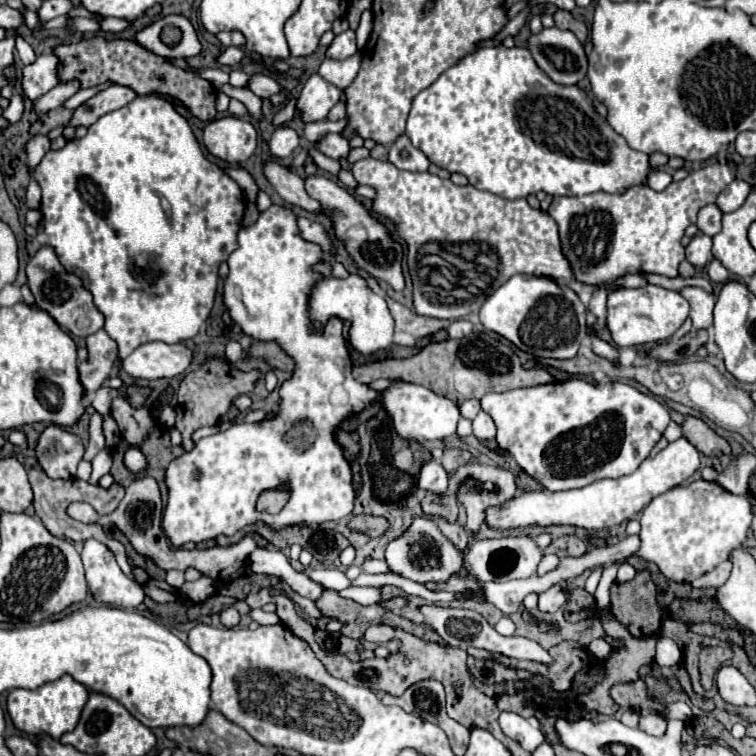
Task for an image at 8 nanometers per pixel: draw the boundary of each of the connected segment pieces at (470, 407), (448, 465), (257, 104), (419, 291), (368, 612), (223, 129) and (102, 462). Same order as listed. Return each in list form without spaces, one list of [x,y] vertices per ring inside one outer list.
[[[467,399],[465,403],[461,403],[461,415],[467,417],[467,419],[475,419],[475,415],[481,411],[481,405],[479,405],[479,399]]]
[[[445,447],[445,453],[443,453],[443,459],[441,459],[441,465],[445,467],[445,471],[453,473],[459,465],[463,465],[465,461],[471,461],[473,455],[467,451],[467,449],[459,449],[459,447]]]
[[[223,85],[221,91],[223,91],[225,95],[229,95],[229,97],[239,99],[239,101],[247,107],[249,115],[251,115],[255,121],[261,121],[261,119],[263,119],[263,111],[261,111],[263,99],[257,97],[251,89],[247,89],[247,87],[243,87],[243,89],[235,89],[235,87],[231,87],[231,85]]]
[[[373,157],[357,161],[353,167],[355,181],[375,189],[371,213],[393,225],[393,233],[407,243],[407,265],[413,281],[415,311],[435,319],[459,319],[469,313],[477,313],[485,299],[501,287],[511,275],[525,273],[537,277],[549,277],[555,281],[569,279],[571,267],[561,253],[557,223],[545,213],[529,207],[527,199],[503,199],[489,191],[479,191],[473,185],[459,187],[449,179],[441,179],[431,173],[401,171],[389,161]]]
[[[325,589],[321,593],[321,597],[315,601],[315,605],[323,617],[343,621],[345,627],[341,633],[347,637],[353,637],[353,639],[361,639],[367,627],[383,623],[383,625],[391,625],[391,627],[403,629],[407,633],[413,633],[425,641],[441,643],[441,637],[433,629],[425,631],[423,625],[407,621],[405,617],[395,615],[393,611],[385,611],[385,607],[363,607],[351,599],[339,597],[337,591],[331,591],[331,589]]]
[[[223,117],[223,119],[211,121],[205,127],[203,143],[211,155],[227,161],[229,165],[237,165],[237,163],[241,163],[253,155],[253,151],[257,147],[257,131],[249,121],[241,121],[239,117]]]
[[[105,449],[105,451],[99,451],[97,457],[93,459],[93,473],[91,473],[91,477],[89,477],[89,483],[97,485],[99,479],[101,479],[105,473],[109,473],[109,469],[111,469],[111,453],[109,453],[107,449]]]

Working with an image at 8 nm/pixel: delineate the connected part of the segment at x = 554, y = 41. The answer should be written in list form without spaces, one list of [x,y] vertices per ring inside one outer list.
[[[545,27],[529,35],[527,49],[531,51],[537,67],[549,75],[557,85],[577,85],[587,77],[587,55],[581,41],[571,33],[557,27]]]

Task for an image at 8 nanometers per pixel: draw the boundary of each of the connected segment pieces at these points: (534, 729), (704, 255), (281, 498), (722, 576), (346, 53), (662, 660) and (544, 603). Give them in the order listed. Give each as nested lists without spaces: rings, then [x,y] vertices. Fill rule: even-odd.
[[[503,711],[499,715],[499,725],[507,737],[517,741],[525,751],[535,751],[545,739],[539,725],[533,719],[525,719],[517,713]]]
[[[697,233],[691,243],[685,247],[685,253],[687,253],[687,261],[695,267],[703,267],[707,265],[711,259],[713,259],[713,253],[711,253],[711,237],[703,235],[703,233]]]
[[[269,489],[269,491],[261,491],[259,499],[257,499],[257,511],[263,511],[263,509],[279,509],[287,503],[291,491],[289,489]]]
[[[723,561],[713,571],[701,575],[701,579],[695,579],[691,585],[697,587],[697,589],[701,589],[701,587],[719,587],[719,585],[723,585],[727,581],[729,569],[731,569],[731,563],[729,561]]]
[[[351,29],[337,35],[333,39],[333,43],[327,47],[327,57],[331,57],[331,59],[347,59],[347,57],[351,57],[355,53],[357,53],[355,31],[351,31]]]
[[[659,637],[657,639],[657,655],[655,655],[655,663],[661,667],[671,667],[675,663],[681,661],[681,649],[679,645],[669,639],[669,637]]]
[[[555,585],[549,591],[545,591],[545,593],[539,595],[539,611],[543,611],[543,613],[555,613],[557,609],[561,609],[565,605],[565,601],[567,601],[565,591]]]

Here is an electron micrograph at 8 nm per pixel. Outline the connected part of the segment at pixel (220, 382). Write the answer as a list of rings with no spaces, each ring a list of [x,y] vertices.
[[[209,357],[199,369],[189,371],[183,381],[181,387],[177,391],[177,421],[175,421],[175,429],[183,435],[183,451],[191,451],[193,449],[193,431],[201,429],[201,427],[215,427],[219,423],[219,417],[227,413],[231,401],[237,395],[245,395],[251,393],[255,389],[255,383],[259,379],[257,371],[239,371],[235,369],[229,361],[219,359],[219,357]]]

